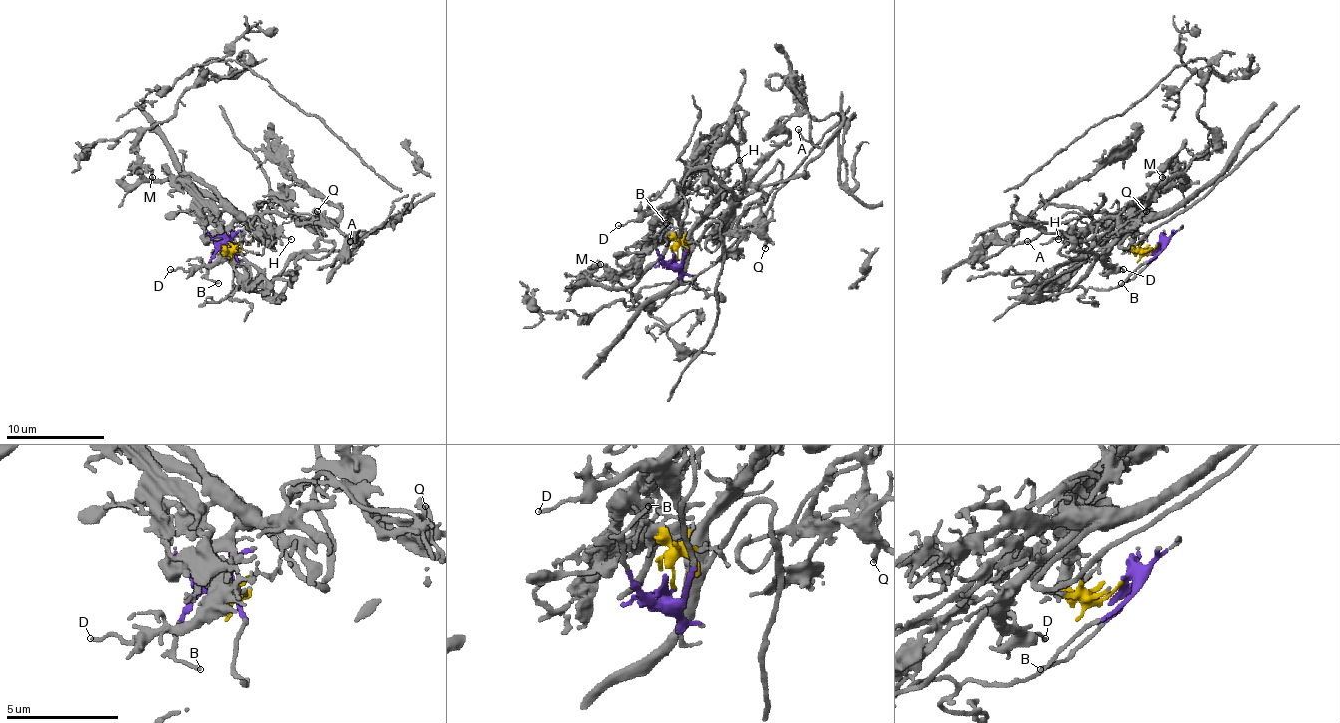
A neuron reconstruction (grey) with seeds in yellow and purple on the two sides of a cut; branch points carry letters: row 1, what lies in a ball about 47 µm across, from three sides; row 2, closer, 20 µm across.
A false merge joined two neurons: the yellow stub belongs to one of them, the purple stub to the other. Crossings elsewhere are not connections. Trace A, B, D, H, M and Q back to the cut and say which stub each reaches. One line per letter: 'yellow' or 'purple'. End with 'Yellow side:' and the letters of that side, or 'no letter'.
A: purple
B: purple
D: yellow
H: yellow
M: yellow
Q: purple
Yellow side: D, H, M

